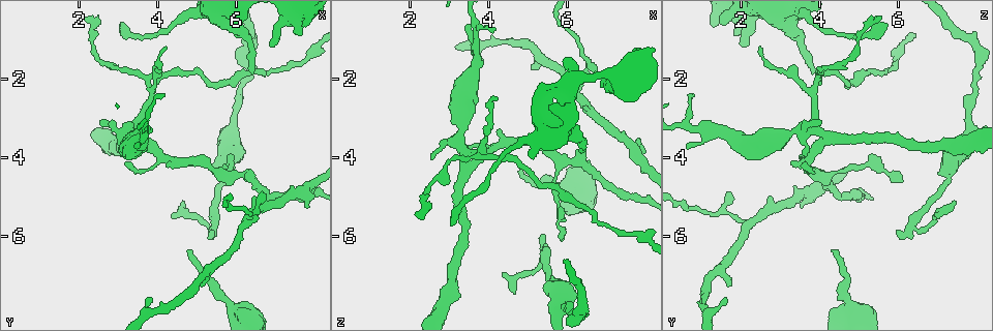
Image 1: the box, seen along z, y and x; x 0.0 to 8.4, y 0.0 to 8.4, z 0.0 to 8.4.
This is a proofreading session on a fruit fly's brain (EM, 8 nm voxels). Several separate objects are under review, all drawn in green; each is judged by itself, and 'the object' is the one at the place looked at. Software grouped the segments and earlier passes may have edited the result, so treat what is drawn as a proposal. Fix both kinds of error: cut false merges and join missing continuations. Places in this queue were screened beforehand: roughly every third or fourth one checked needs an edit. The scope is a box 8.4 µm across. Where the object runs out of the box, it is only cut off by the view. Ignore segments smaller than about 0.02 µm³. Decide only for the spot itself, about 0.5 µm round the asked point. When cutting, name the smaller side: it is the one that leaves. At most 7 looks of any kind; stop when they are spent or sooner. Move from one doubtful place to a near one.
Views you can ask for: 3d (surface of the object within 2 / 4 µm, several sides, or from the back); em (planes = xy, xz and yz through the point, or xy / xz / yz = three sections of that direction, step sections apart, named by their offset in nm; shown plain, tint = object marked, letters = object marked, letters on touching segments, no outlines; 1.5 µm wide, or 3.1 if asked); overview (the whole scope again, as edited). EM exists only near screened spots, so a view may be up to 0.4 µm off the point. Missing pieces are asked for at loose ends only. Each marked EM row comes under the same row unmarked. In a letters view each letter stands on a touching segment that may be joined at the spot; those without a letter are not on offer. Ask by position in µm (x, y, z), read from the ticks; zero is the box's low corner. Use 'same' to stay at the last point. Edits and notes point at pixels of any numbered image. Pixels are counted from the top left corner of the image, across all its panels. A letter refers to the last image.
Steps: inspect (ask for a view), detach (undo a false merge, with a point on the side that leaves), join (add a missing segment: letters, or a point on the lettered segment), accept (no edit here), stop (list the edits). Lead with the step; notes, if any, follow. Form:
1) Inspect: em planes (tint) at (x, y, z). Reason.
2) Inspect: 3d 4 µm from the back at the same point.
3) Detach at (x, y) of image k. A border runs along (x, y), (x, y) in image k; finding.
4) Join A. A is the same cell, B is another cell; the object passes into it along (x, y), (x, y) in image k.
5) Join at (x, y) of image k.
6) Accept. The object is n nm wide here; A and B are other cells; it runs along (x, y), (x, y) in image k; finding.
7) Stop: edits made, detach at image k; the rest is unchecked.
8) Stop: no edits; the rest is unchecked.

Inspect: 3d 2 µm at (3.80, 2.05, 3.95). Abrupt turn.

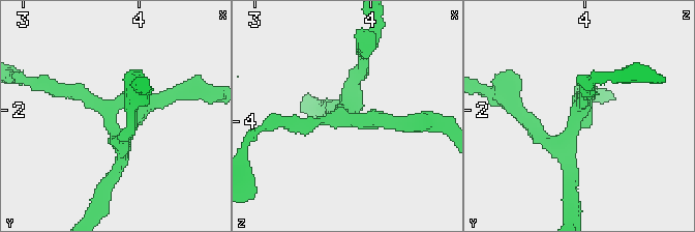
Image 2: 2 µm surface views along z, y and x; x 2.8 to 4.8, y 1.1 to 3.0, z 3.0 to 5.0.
Inspect: em xy step 4 (tint) at (3.76, 2.06, 3.90). Need the tissue.

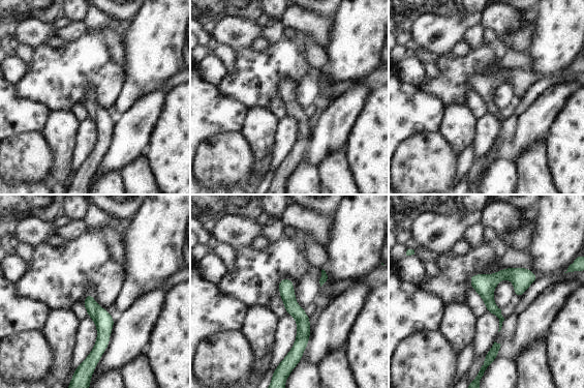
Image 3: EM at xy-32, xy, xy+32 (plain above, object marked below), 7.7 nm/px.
Inspect: em xy step 4 (letters) at the same point. See the neighbours.

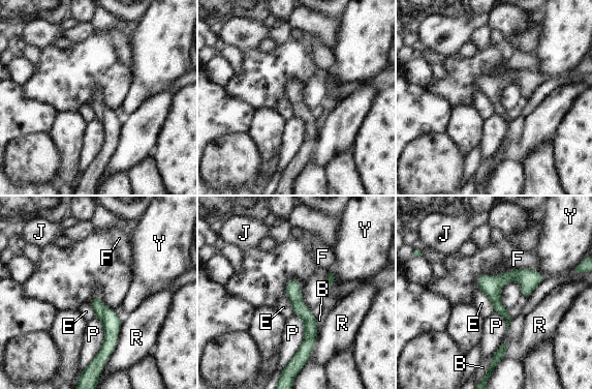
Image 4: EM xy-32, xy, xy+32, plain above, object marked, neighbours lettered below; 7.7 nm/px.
Accept. The object is 120 nm wide here; B, E, F, J, P, R and Y are other cells; it runs along (290, 281), (309, 320), (302, 357) in image 4; one cell here.

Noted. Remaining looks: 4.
Inspect: em xz step 8 (tint) at (3.65, 3.50, 1.90).

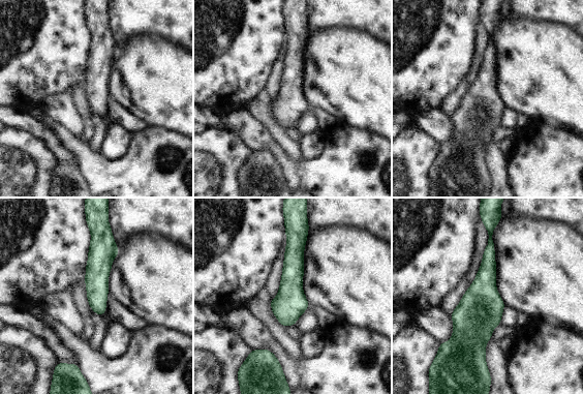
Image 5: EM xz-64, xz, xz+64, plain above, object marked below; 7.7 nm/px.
Inspect: em planes (letters) at the same point.

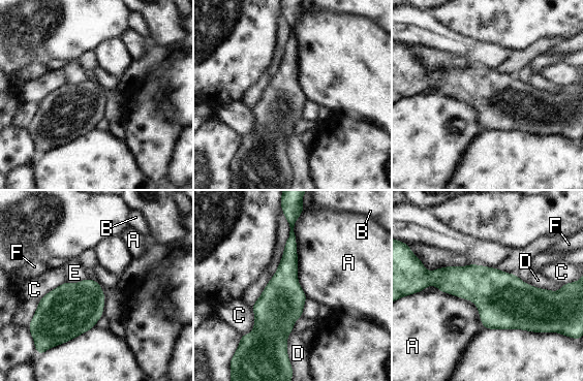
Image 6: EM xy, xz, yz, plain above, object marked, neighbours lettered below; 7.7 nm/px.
Accept. A, B, C, D, E and F are other cells; it runs along (292, 234), (281, 302), (281, 350) in image 6; all the same cell.

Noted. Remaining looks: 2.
Inspect: em planes (tint) at (5.10, 7.25, 1.80). Free end.

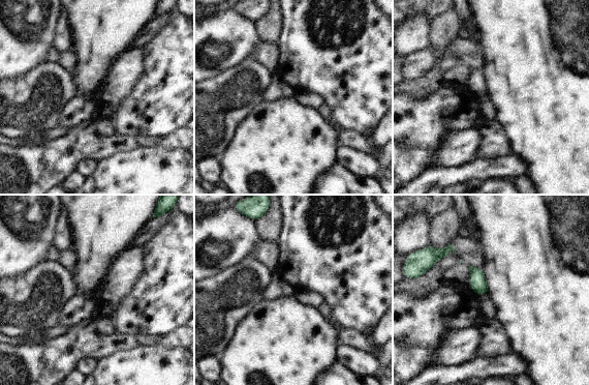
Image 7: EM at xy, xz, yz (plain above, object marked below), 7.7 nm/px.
Inspect: em planes (letters) at the same point. What lies round it.

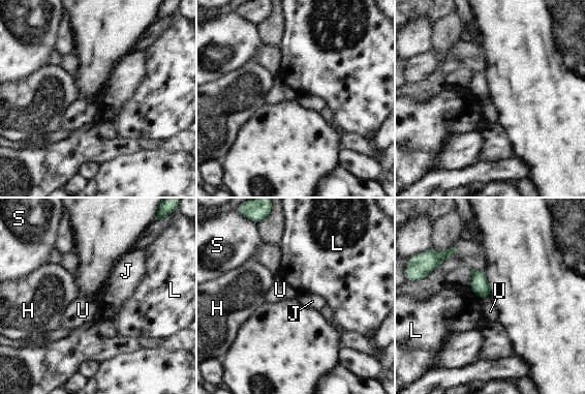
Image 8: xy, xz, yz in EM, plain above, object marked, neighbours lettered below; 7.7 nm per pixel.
Accept. H, J, L, S and U are other cells; a border runs along (490, 296), (485, 296), (482, 299) in image 8; no lettered segment goes on from it.

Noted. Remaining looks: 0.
Stop: no edits; the rest is unchecked.

